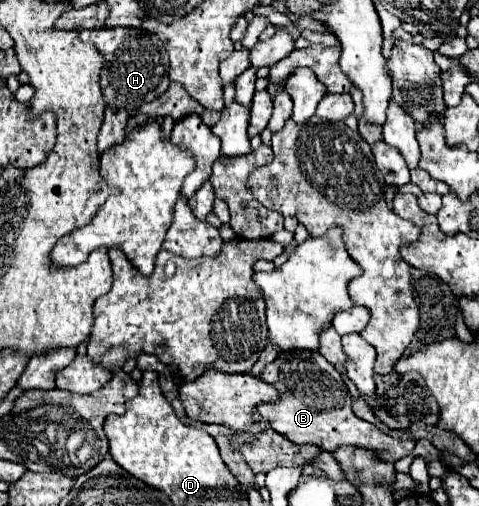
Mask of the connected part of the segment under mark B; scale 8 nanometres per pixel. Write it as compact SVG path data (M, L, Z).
M281 352L275 362L271 362L267 370L261 372L261 380L273 384L279 390L281 400L275 404L259 404L257 412L269 422L271 428L295 444L315 444L327 452L335 452L341 446L365 448L375 452L375 456L383 462L391 464L411 454L415 448L415 440L389 436L377 426L357 418L351 410L351 394L341 374L319 352Z

